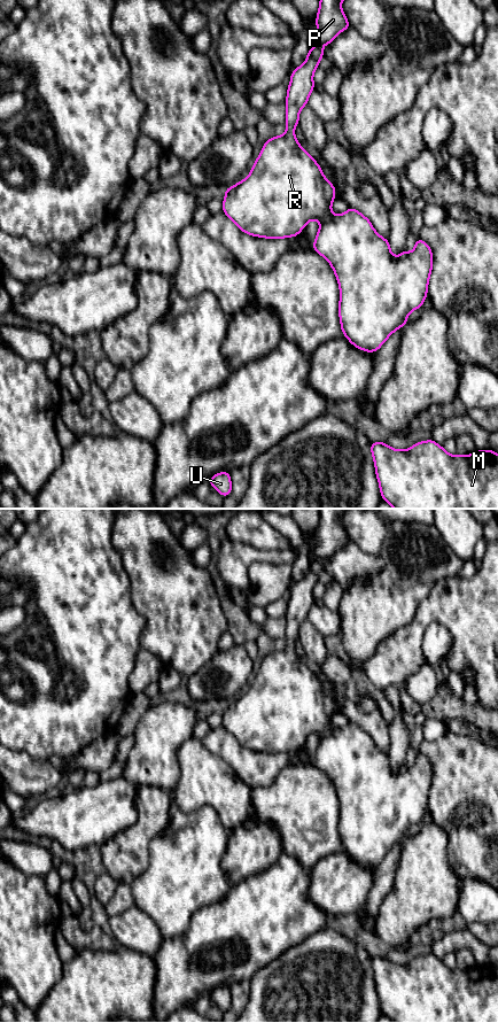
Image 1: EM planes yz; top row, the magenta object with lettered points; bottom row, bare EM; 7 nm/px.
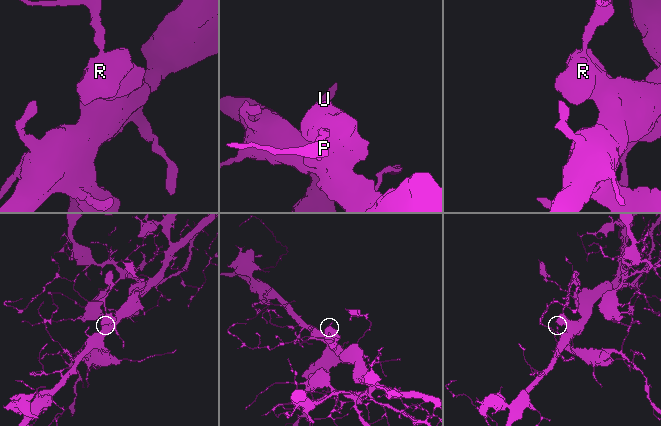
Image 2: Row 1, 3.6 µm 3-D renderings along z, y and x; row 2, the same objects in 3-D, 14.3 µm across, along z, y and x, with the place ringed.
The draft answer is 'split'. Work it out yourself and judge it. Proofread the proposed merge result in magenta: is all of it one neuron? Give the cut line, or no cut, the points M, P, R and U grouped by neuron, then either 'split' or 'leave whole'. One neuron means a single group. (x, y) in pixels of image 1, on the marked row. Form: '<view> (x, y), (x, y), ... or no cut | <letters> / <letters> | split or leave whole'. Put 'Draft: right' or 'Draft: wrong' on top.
Draft: wrong
no cut | M P R U | leave whole

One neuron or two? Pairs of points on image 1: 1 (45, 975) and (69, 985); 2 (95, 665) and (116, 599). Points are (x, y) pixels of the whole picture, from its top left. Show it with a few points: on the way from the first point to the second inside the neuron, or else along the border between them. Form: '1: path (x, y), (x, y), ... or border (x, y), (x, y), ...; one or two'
1: border (63, 965), (62, 977), (43, 1002); two
2: path (95, 649), (95, 620), (100, 615); one

